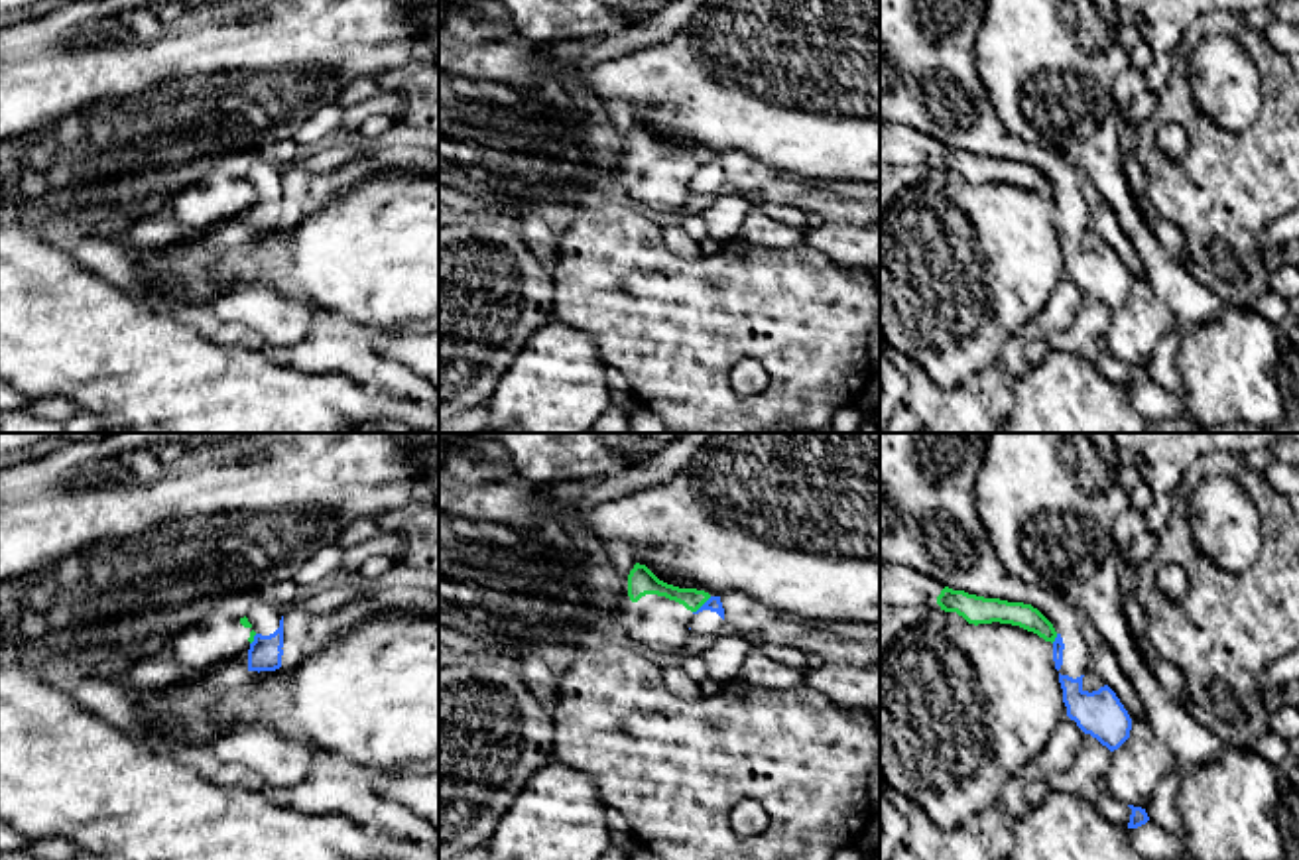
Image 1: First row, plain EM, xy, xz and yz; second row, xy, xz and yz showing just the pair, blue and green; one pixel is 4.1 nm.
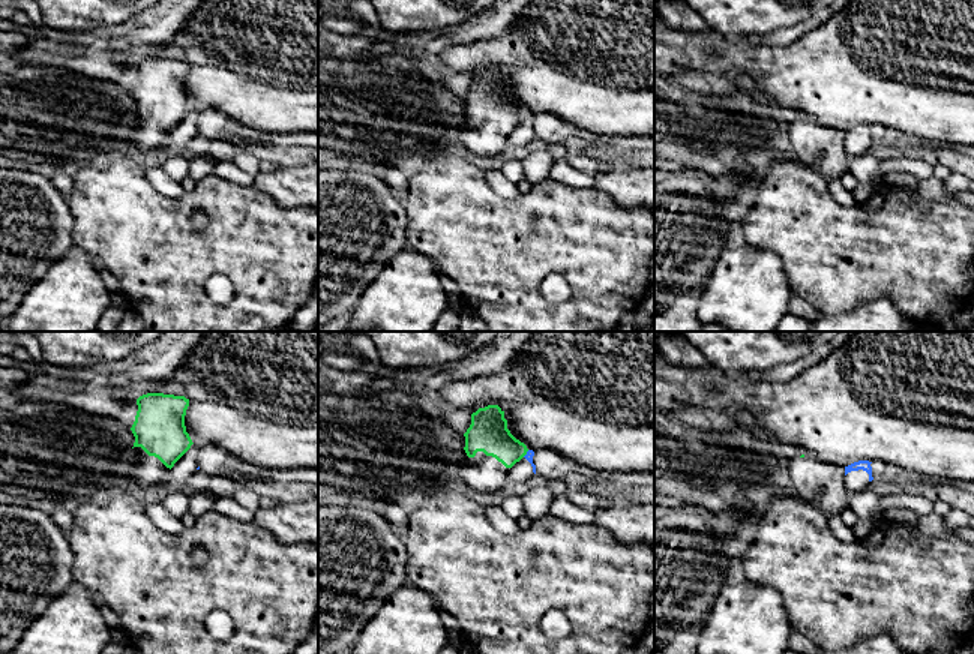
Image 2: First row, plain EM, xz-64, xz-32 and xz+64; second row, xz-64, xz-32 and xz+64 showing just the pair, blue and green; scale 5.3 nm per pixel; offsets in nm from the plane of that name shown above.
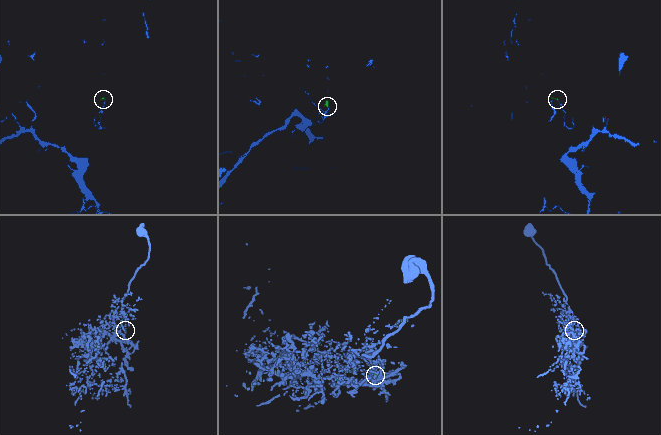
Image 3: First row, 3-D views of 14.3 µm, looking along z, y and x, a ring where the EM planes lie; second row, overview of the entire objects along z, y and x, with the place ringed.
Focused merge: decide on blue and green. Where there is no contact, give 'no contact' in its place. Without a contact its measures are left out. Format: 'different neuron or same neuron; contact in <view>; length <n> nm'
different neuron; contact in xz; length 100 nm

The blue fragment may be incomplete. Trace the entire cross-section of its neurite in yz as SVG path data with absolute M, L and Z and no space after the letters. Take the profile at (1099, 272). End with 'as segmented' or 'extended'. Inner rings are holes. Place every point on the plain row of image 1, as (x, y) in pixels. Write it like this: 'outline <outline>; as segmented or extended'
outline M880 0L880 122L915 128L953 150L1037 167L1057 191L1053 220L1067 276L1114 311L1130 297L1132 277L1108 244L1092 252L1082 248L1090 207L1081 195L1079 173L1051 150L1008 132L976 73L974 45L984 10L986 0Z; extended

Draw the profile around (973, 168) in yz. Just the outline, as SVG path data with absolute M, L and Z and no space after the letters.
M880 122L880 165L927 165L939 163L945 171L957 171L968 183L1012 183L1037 193L1045 201L1055 201L1053 183L1031 163L984 157L964 150L945 146L937 150L937 140L915 128Z

